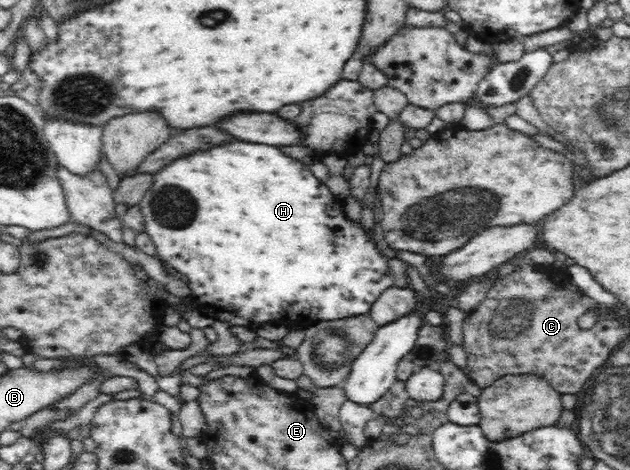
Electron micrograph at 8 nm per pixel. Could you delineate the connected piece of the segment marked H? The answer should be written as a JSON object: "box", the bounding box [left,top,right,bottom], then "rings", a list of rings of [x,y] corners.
{"box":[138,142,394,330],"rings":[[[230,142],[224,146],[214,146],[210,150],[194,152],[190,156],[176,157],[152,175],[152,185],[144,193],[138,204],[144,219],[146,234],[154,243],[155,255],[166,262],[170,268],[186,277],[193,291],[190,300],[193,308],[208,314],[226,324],[238,325],[238,328],[255,330],[266,322],[279,323],[288,327],[306,325],[314,321],[342,320],[351,316],[368,315],[373,302],[386,290],[394,287],[392,277],[388,275],[388,260],[377,247],[372,231],[366,231],[362,225],[348,221],[344,215],[342,200],[336,198],[306,164],[284,156],[278,148],[268,144],[250,144],[250,142]]]}

